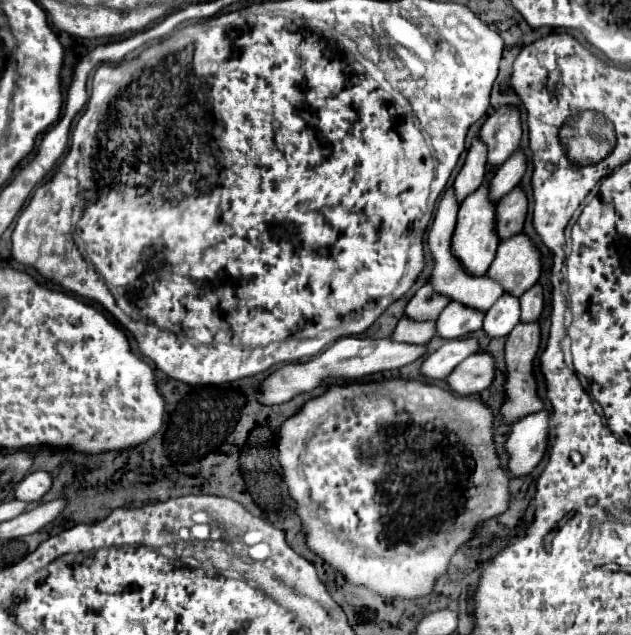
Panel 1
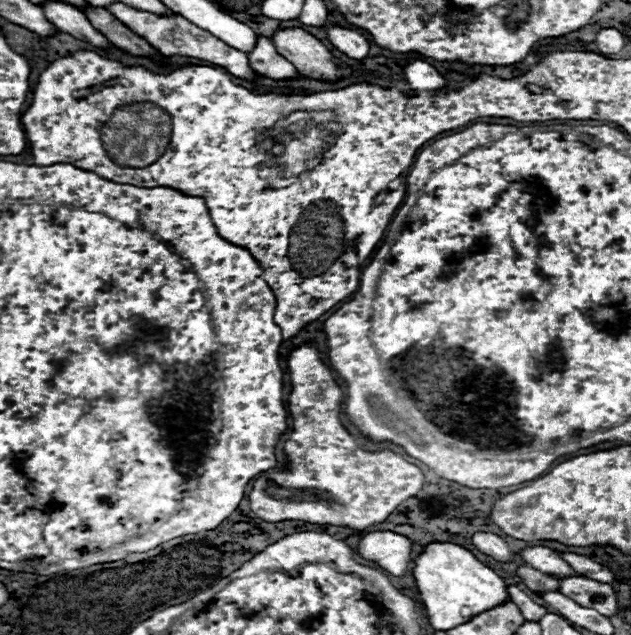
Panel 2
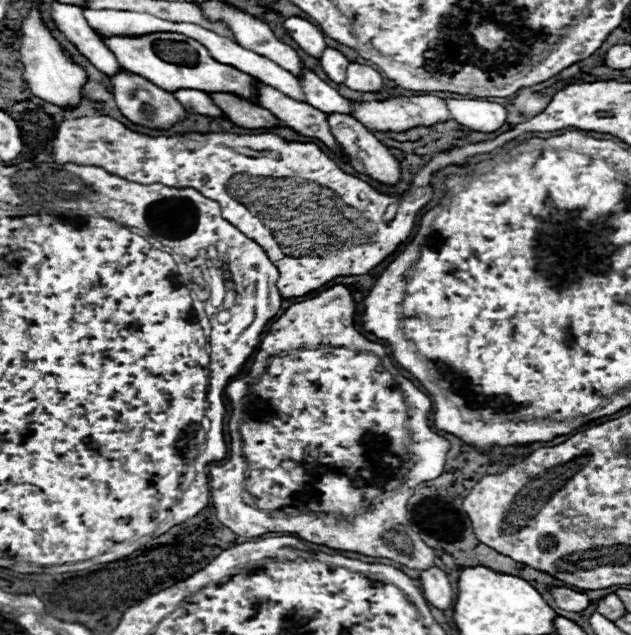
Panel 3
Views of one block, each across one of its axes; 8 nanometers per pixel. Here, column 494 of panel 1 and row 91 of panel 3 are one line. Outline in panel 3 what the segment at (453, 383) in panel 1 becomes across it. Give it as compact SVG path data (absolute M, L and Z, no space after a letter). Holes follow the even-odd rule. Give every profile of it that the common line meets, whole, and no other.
M350 62L346 68L346 82L348 88L360 92L376 92L382 88L382 76L372 66L364 66L358 62Z

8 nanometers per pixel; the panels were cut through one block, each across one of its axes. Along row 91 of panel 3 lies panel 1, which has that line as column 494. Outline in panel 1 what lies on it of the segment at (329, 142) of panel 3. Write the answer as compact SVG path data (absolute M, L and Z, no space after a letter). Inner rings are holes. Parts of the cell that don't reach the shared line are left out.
M522 232L522 234L514 234L512 238L508 238L508 242L500 242L496 258L488 270L488 274L498 280L506 292L514 294L514 296L522 296L530 286L536 284L536 280L540 278L540 270L542 270L542 254L536 248L536 244Z

